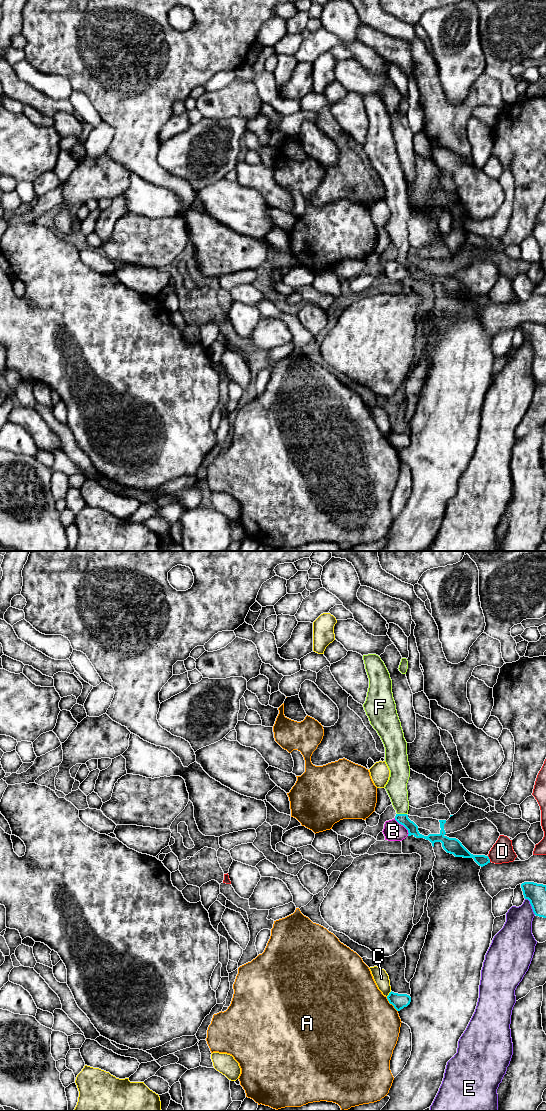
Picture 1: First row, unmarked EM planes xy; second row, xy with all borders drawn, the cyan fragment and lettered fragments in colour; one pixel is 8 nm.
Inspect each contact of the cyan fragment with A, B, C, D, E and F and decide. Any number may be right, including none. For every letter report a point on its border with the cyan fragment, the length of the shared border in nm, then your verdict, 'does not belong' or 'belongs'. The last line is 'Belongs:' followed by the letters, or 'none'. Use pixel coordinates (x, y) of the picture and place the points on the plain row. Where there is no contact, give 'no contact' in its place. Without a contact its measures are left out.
A: contact xy (391, 443); length 150 nm; does not belong
B: contact xy (403, 265); length 180 nm; does not belong
C: contact xy (389, 434); length 60 nm; does not belong
D: contact xy (489, 299); length 50 nm; does not belong
E: contact xy (531, 345); length 160 nm; does not belong
F: contact xy (402, 254); length 80 nm; belongs
Belongs: F

